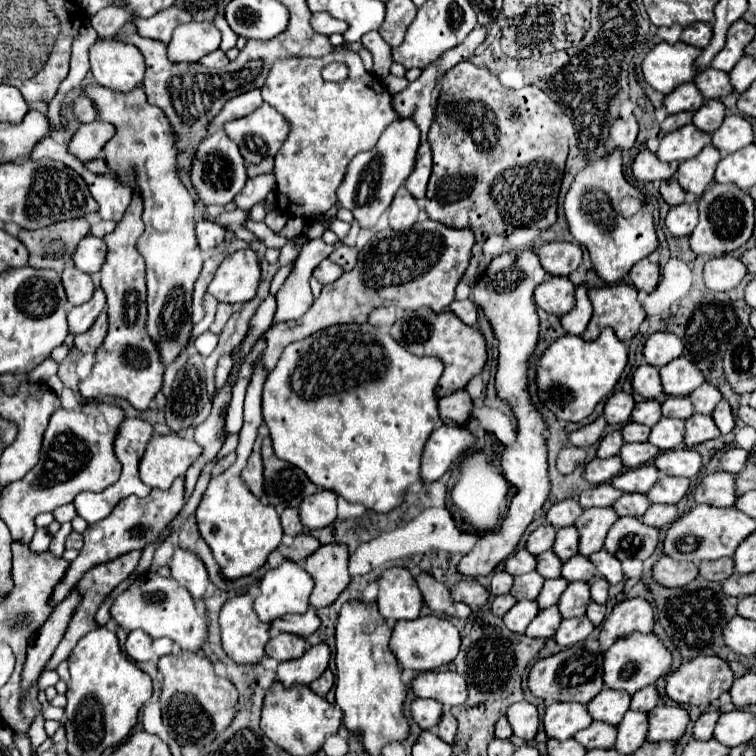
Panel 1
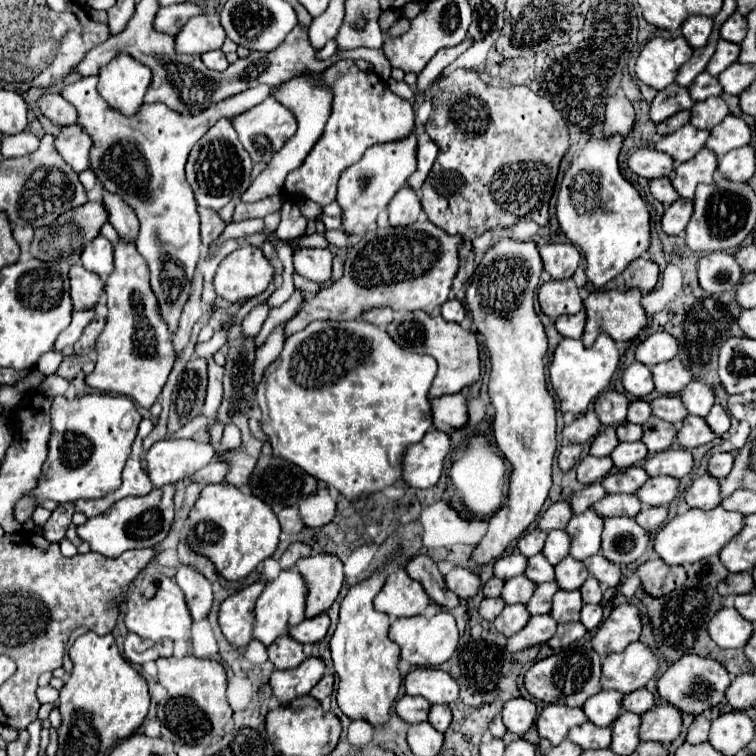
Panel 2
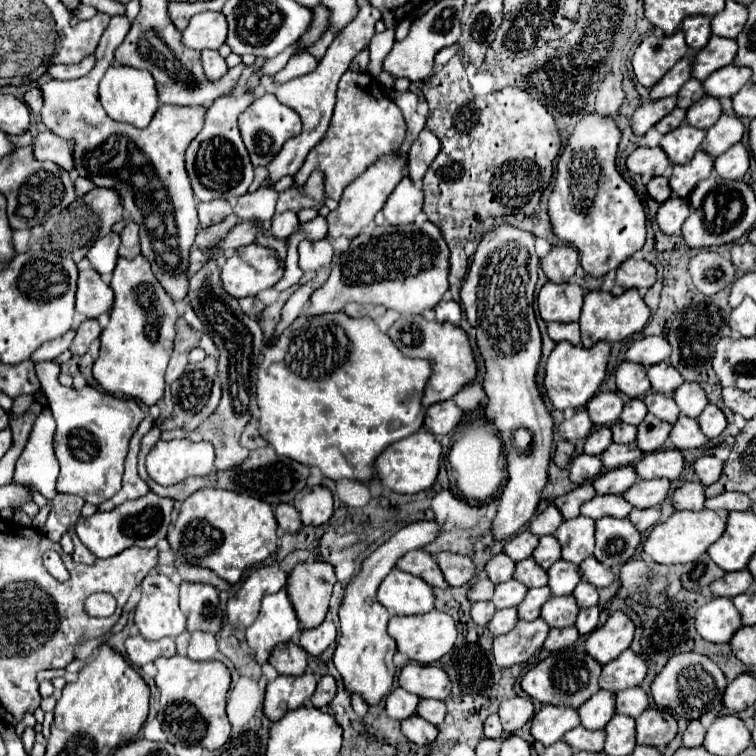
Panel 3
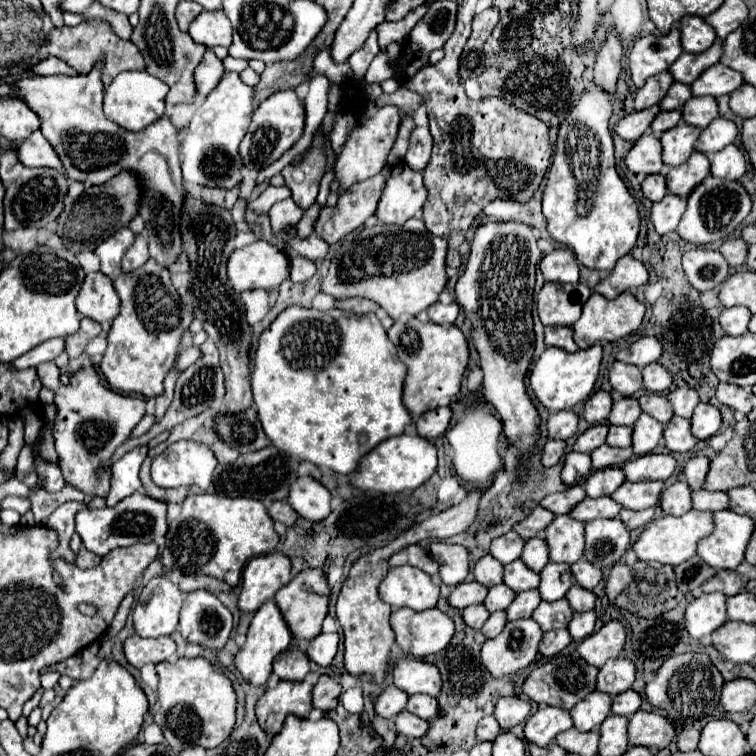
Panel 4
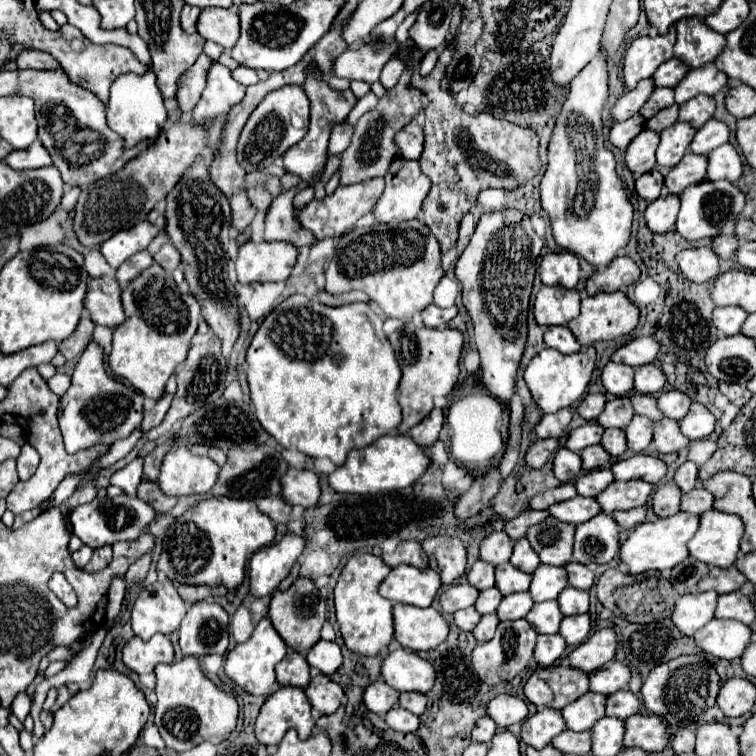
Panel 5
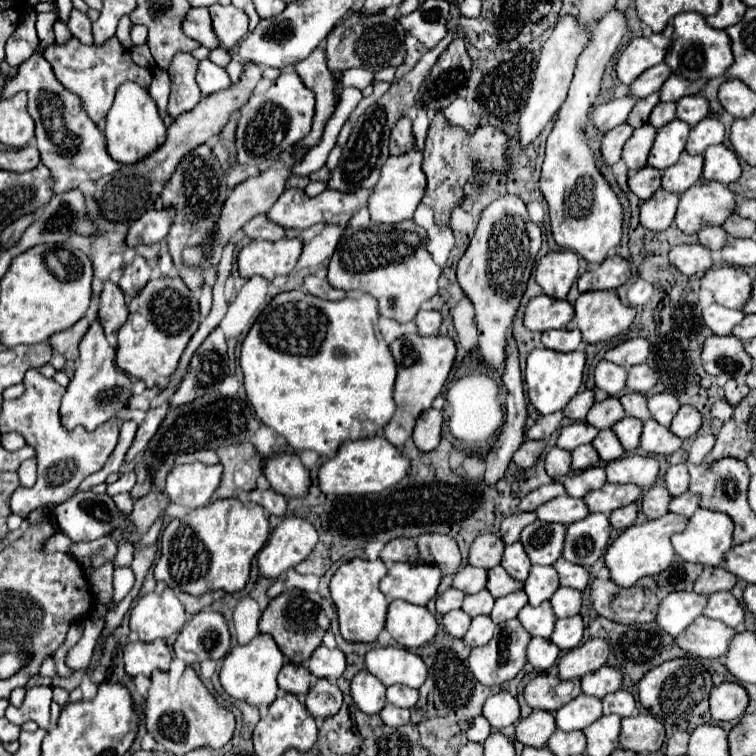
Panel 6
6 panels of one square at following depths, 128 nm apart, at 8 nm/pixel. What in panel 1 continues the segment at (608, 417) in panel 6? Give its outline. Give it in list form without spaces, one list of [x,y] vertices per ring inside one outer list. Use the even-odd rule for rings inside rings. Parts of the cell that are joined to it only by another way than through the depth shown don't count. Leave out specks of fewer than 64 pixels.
[[[638,400],[638,404],[632,410],[632,420],[652,428],[656,420],[660,420],[660,402],[658,400]]]

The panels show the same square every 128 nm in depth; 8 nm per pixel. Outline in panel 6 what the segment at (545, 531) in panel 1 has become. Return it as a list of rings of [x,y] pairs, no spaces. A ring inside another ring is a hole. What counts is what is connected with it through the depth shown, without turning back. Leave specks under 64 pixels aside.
[[[482,534],[478,536],[468,552],[468,564],[476,568],[494,568],[500,564],[500,556],[504,552],[504,542],[498,534]]]

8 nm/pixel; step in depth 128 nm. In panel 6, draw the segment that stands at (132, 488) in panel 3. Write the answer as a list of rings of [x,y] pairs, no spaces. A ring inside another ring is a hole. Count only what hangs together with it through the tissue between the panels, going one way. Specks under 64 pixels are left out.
[[[130,472],[130,474],[124,474],[124,476],[122,476],[122,478],[118,478],[114,484],[108,484],[108,490],[106,490],[106,494],[112,498],[112,496],[116,496],[116,494],[130,492],[130,490],[134,488],[134,484],[136,484],[136,476],[134,476],[134,472]]]

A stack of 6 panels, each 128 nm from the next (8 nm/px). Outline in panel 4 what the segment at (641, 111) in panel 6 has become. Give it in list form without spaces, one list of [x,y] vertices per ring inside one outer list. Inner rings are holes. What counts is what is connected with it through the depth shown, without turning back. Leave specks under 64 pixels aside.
[[[674,82],[672,88],[668,88],[666,96],[660,100],[660,110],[680,110],[688,98],[692,98],[690,88],[680,82]]]

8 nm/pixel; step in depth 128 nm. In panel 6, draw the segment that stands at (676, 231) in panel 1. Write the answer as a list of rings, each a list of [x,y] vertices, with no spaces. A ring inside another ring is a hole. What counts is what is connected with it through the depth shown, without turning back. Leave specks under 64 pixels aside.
[[[660,188],[640,206],[640,224],[648,230],[662,232],[672,224],[676,206],[678,206],[678,196]]]

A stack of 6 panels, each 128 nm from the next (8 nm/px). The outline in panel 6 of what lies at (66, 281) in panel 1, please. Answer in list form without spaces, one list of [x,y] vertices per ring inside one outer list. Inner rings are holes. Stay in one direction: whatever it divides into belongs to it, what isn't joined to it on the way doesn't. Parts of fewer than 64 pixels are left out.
[[[104,282],[104,290],[100,294],[98,316],[100,316],[100,322],[102,322],[106,334],[112,334],[112,332],[120,330],[120,326],[128,318],[124,292],[120,292],[120,288],[112,282]]]

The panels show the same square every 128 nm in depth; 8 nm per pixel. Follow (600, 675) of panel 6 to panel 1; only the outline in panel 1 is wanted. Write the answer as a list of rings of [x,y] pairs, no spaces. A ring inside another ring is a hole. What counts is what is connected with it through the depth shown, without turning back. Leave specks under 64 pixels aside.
[[[632,632],[620,638],[604,656],[604,686],[612,690],[624,690],[630,696],[644,686],[654,684],[660,676],[668,674],[672,668],[672,654],[654,634]]]

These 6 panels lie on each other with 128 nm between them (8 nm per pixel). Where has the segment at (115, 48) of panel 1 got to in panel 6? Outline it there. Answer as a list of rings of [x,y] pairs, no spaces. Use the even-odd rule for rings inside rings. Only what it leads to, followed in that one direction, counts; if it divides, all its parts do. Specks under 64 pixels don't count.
[[[122,84],[116,92],[116,100],[106,116],[106,148],[108,154],[120,162],[120,164],[136,164],[150,156],[154,150],[158,150],[166,140],[166,126],[162,122],[162,114],[158,112],[154,100],[150,98],[144,88],[138,88],[138,84]]]

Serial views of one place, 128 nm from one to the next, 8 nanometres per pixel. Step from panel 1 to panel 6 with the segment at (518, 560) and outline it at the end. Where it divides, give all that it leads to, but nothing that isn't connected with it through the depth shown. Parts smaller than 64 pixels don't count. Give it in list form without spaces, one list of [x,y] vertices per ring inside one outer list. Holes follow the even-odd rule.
[[[464,566],[456,572],[452,588],[462,590],[466,594],[476,594],[480,590],[484,590],[486,584],[486,572],[484,568],[472,568],[472,566]]]

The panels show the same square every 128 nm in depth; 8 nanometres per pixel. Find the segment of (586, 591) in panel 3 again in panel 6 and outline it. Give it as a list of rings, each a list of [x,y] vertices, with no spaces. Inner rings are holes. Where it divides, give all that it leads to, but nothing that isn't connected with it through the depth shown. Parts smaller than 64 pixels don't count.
[[[558,588],[552,598],[550,598],[552,610],[556,618],[570,618],[576,616],[580,612],[580,604],[582,604],[582,594],[574,588]]]

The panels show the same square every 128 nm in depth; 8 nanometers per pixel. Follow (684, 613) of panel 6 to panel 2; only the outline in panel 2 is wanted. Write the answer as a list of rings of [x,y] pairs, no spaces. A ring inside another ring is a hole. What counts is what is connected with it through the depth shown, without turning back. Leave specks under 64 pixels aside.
[[[724,606],[708,620],[706,630],[720,648],[742,648],[744,640],[752,636],[754,624],[744,620],[734,606]]]

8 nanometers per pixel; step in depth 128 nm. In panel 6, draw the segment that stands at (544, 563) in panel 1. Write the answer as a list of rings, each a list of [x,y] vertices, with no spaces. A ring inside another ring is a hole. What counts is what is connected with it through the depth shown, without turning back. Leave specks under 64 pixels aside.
[[[496,566],[492,570],[488,570],[488,582],[486,582],[486,590],[494,596],[494,598],[500,598],[500,596],[506,596],[510,592],[514,592],[514,588],[522,588],[522,582],[516,582],[512,580],[512,576],[508,576],[508,572],[504,572],[504,568]]]

